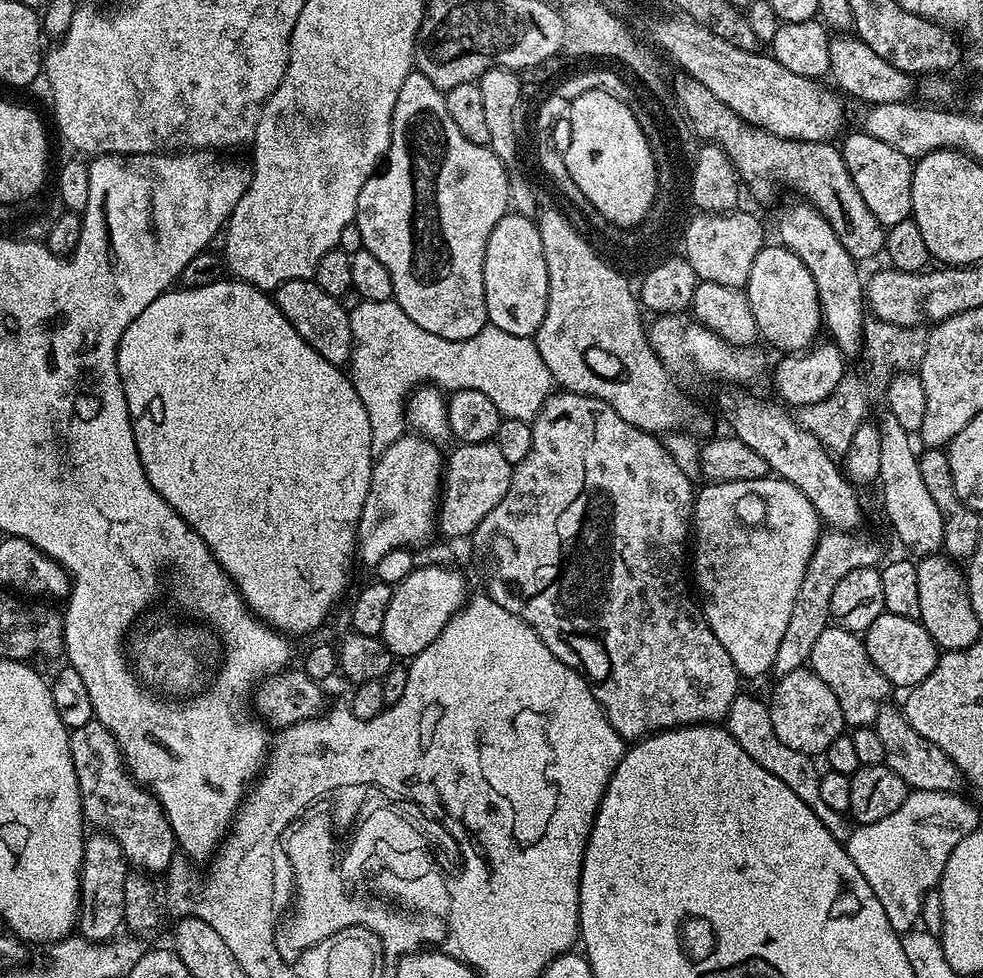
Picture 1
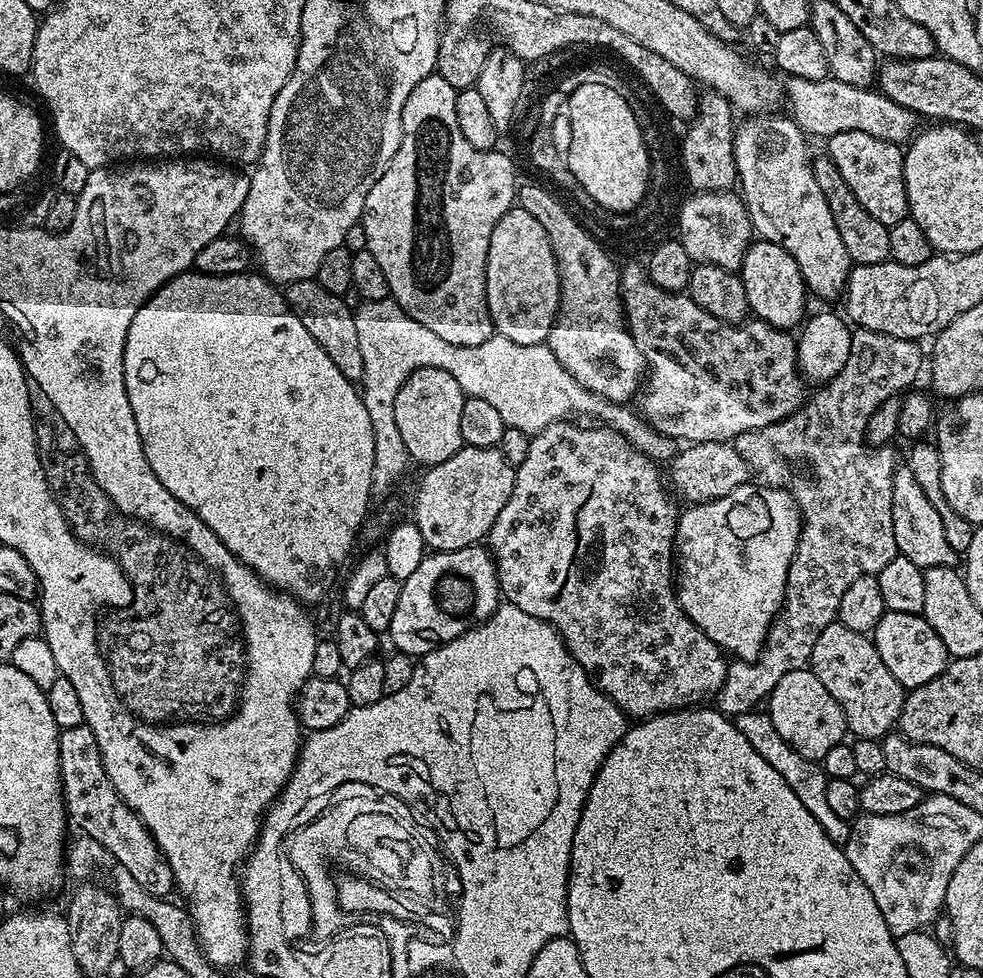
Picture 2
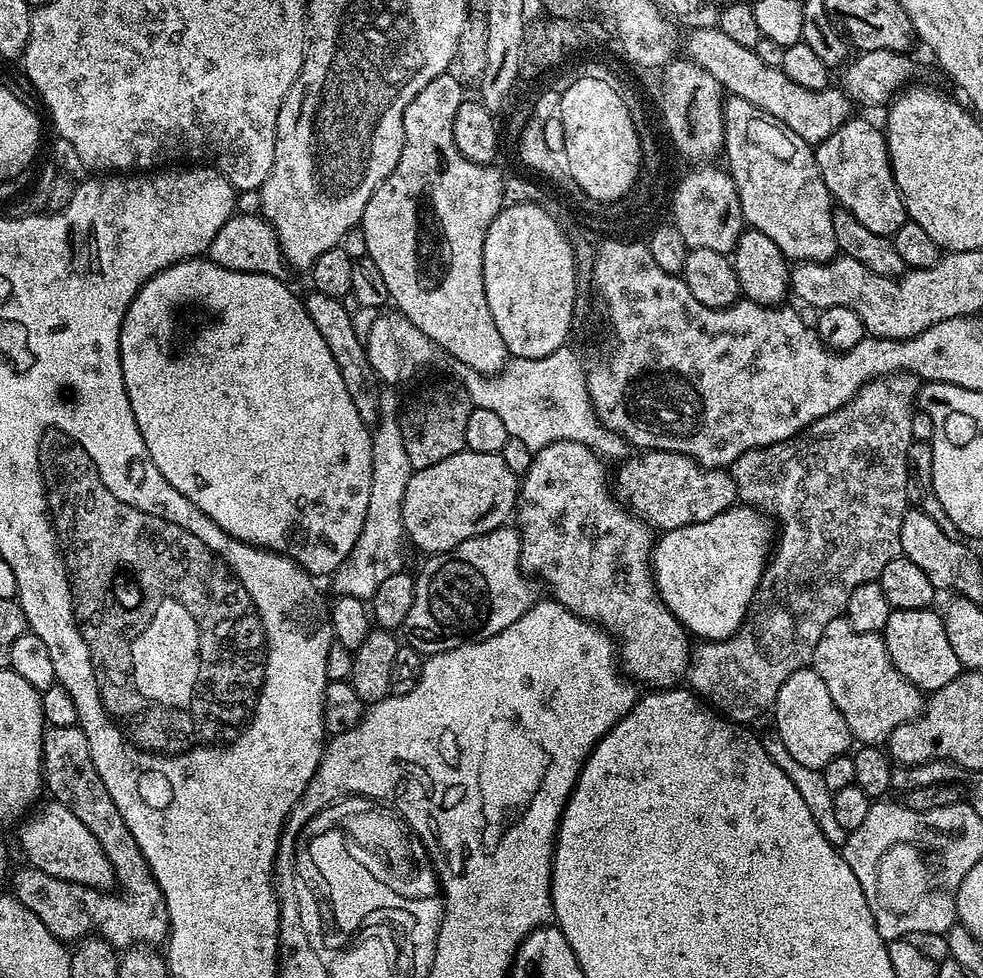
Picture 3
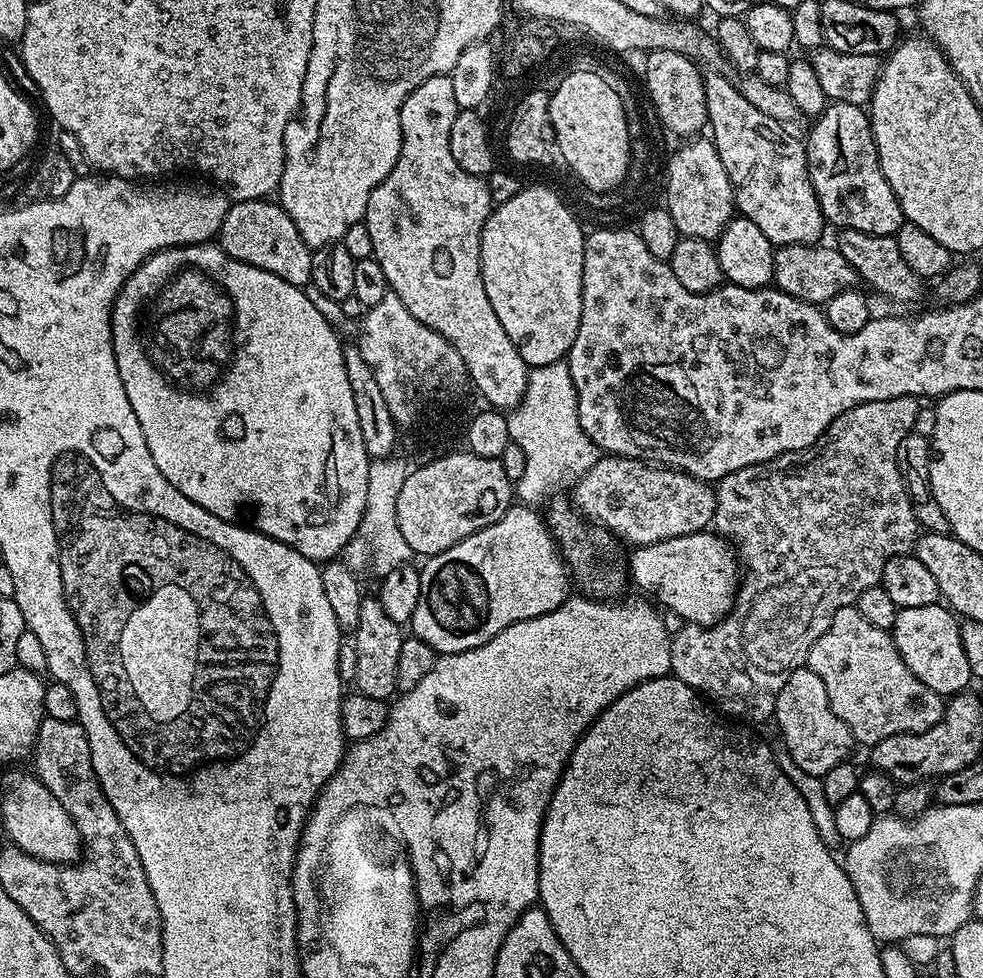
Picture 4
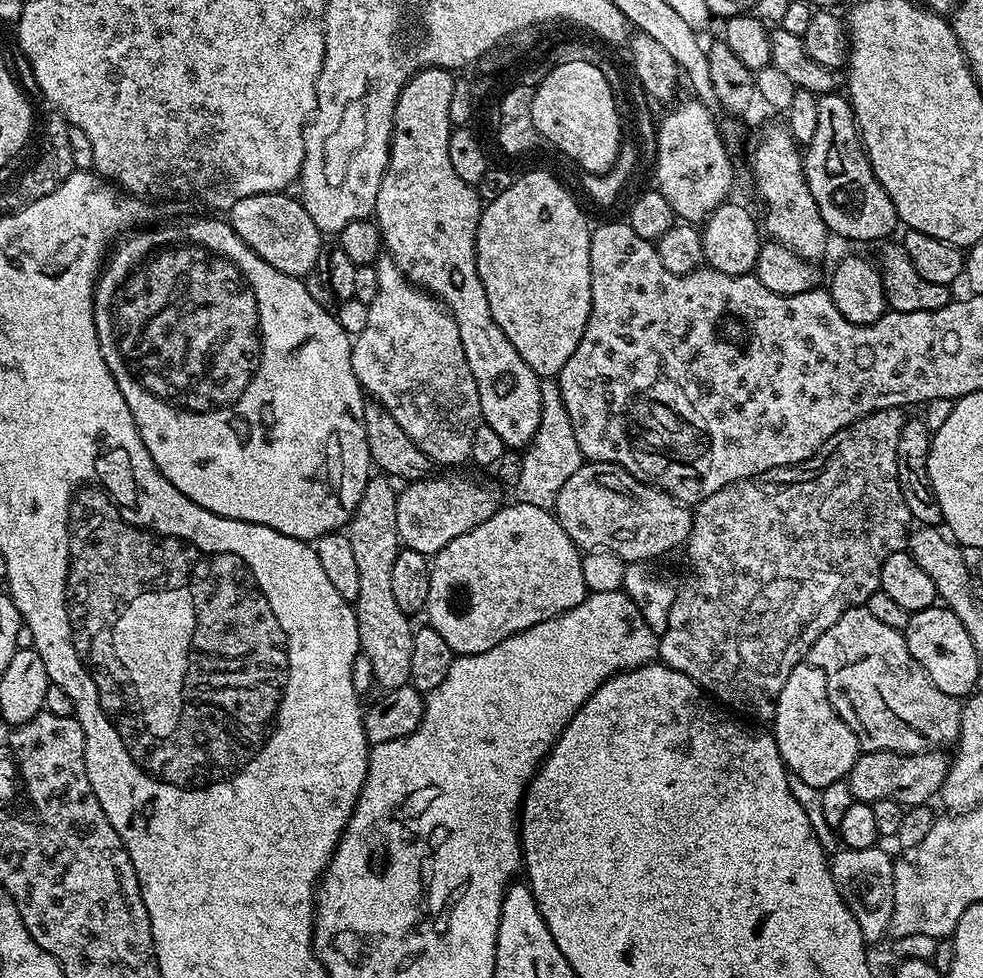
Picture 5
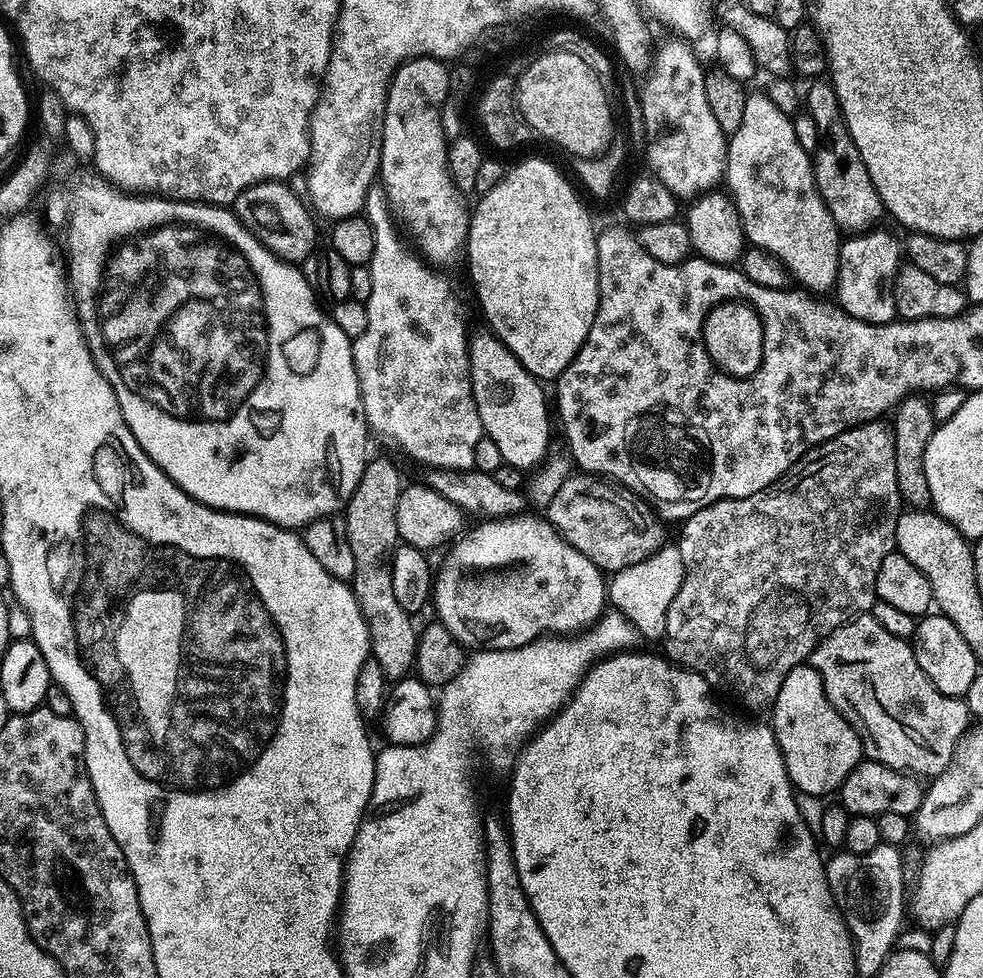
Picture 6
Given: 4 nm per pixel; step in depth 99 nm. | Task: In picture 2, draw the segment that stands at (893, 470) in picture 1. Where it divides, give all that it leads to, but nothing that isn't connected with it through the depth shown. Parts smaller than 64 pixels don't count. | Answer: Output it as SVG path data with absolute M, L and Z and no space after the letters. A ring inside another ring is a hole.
M900 466L892 478L894 480L892 521L897 553L910 558L910 562L923 569L955 565L958 554L950 546L950 542L946 542L946 534L942 531L942 518L938 518L938 510L934 510L930 498L922 494L922 486L918 486L914 474L910 474L908 467Z

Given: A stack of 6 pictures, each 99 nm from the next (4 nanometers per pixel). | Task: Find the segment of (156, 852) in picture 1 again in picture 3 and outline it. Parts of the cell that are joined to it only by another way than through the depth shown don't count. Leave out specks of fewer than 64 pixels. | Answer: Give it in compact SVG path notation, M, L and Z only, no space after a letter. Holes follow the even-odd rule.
M79 726L49 727L45 731L42 780L47 791L48 788L52 791L51 799L72 810L104 847L113 864L116 884L124 891L124 896L108 896L112 894L105 894L99 888L71 884L38 868L24 866L10 880L16 899L23 902L42 922L42 926L62 942L79 942L99 934L117 950L163 945L170 935L164 895L138 842L134 842L134 834L130 834L126 822L122 822L122 814L118 814L114 798L106 794L106 786L102 778L98 778L98 770L94 770L94 762L90 758L90 742Z

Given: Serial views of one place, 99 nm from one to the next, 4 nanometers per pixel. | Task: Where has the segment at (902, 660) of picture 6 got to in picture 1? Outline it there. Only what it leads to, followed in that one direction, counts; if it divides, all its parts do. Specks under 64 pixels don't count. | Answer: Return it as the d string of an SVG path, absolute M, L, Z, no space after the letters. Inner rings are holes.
M835 626L824 628L822 634L818 634L818 642L814 642L814 650L810 650L808 664L812 672L830 686L834 698L838 698L845 725L853 729L875 725L878 714L889 703L890 685L882 670L870 662L870 654L866 654L866 646L857 633Z

